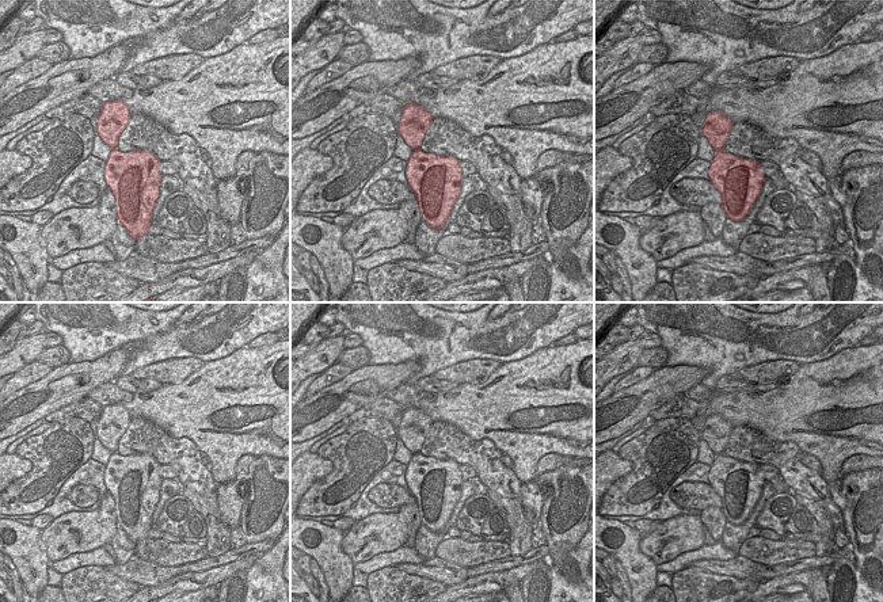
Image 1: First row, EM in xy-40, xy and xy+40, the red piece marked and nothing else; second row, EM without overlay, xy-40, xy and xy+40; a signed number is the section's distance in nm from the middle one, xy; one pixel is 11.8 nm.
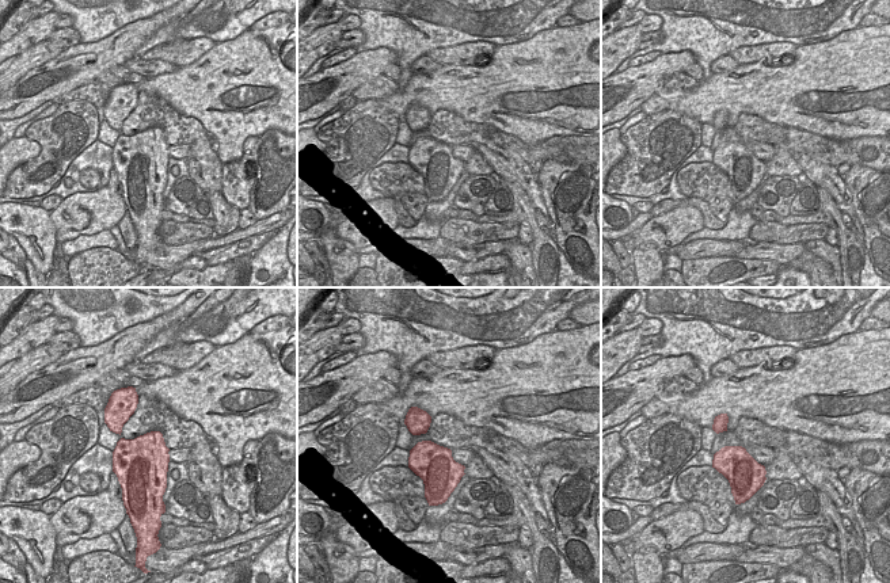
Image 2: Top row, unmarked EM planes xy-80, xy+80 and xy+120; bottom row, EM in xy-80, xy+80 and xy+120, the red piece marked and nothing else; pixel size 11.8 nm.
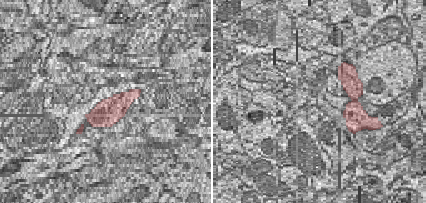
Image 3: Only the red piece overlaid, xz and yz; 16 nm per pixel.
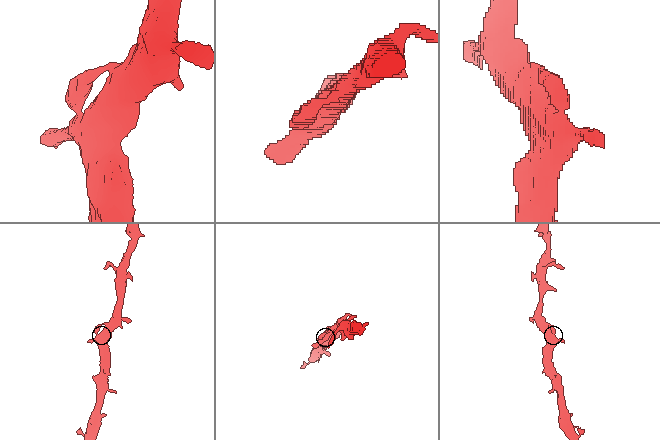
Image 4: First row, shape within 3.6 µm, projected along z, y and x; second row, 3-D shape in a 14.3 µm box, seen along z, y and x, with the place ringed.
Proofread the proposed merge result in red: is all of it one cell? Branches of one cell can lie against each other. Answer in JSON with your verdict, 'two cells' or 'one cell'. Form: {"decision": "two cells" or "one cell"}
{"decision": "one cell"}

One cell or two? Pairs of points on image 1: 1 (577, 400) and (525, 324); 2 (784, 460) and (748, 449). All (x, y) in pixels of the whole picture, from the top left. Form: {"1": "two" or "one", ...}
{"1": "two", "2": "one"}

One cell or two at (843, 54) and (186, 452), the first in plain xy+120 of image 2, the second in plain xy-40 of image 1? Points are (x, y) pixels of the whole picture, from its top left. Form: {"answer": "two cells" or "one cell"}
{"answer": "two cells"}

